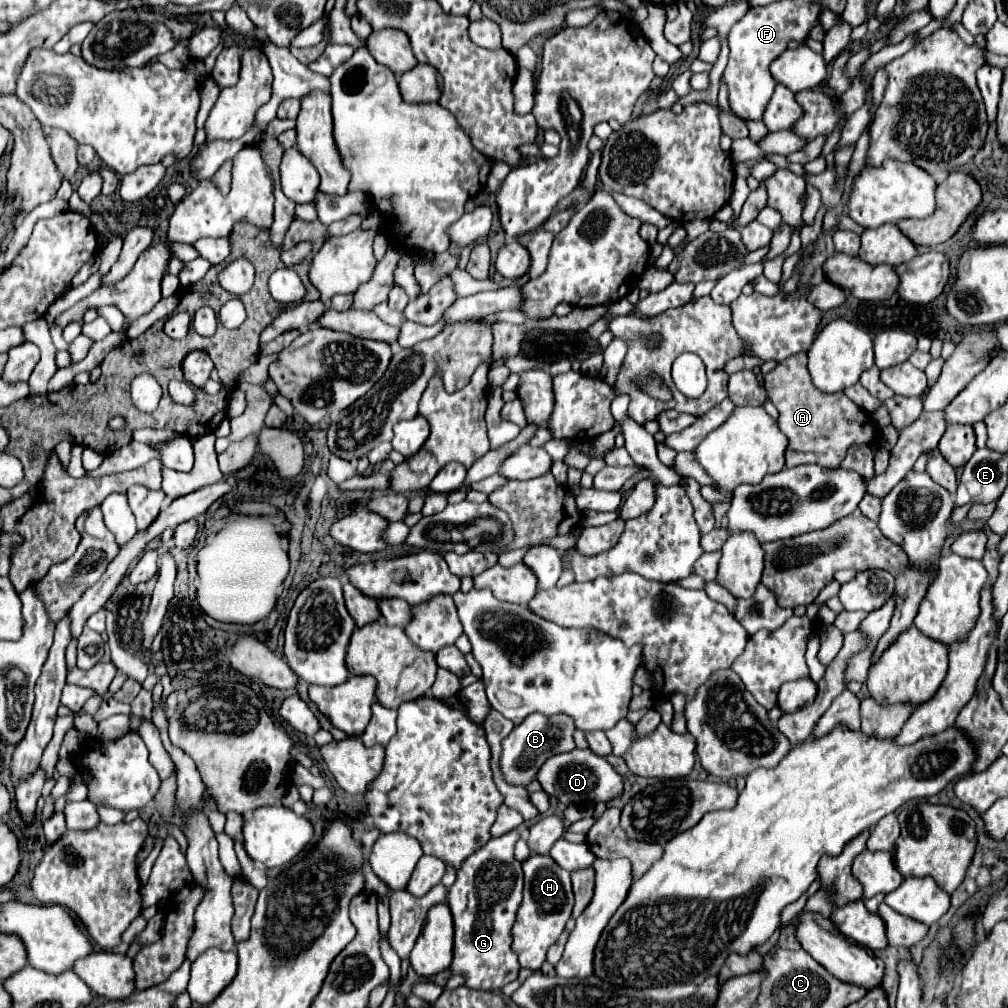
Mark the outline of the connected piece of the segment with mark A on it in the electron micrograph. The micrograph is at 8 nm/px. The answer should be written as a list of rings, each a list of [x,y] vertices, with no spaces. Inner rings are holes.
[[[806,353],[792,355],[778,363],[776,369],[764,375],[764,387],[780,413],[778,425],[790,441],[786,449],[786,467],[804,463],[840,467],[848,445],[874,443],[874,439],[878,439],[878,429],[872,425],[870,415],[850,401],[842,391],[824,393],[814,387],[806,369]]]

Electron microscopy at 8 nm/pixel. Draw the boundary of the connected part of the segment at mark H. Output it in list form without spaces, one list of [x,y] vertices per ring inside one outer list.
[[[530,855],[524,863],[524,899],[516,911],[516,921],[512,925],[512,951],[518,955],[520,967],[540,969],[546,961],[546,951],[562,935],[566,921],[572,915],[574,893],[570,883],[570,873],[564,871],[550,855]]]

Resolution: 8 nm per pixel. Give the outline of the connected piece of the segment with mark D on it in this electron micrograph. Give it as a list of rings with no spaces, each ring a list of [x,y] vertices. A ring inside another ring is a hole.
[[[572,749],[568,753],[560,753],[550,757],[540,773],[538,781],[542,789],[550,795],[560,799],[564,805],[580,805],[580,803],[608,803],[622,795],[624,791],[624,777],[614,771],[614,767],[606,761],[606,757],[600,757],[592,753],[590,749]]]

